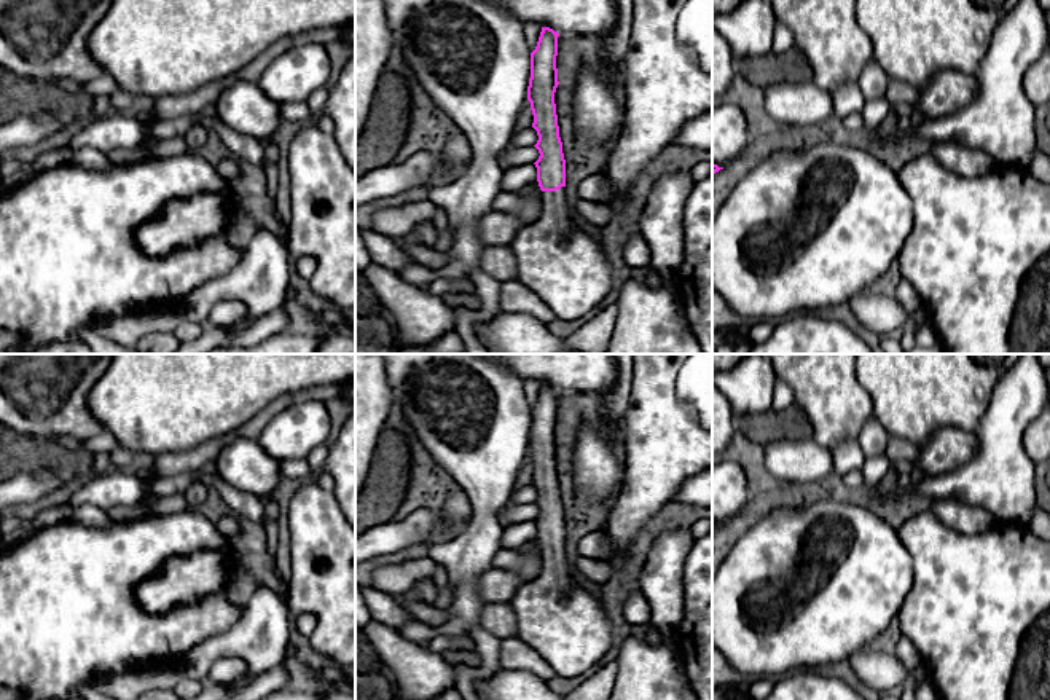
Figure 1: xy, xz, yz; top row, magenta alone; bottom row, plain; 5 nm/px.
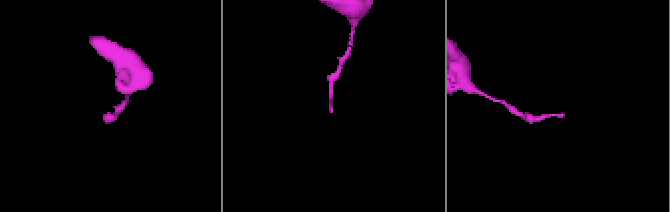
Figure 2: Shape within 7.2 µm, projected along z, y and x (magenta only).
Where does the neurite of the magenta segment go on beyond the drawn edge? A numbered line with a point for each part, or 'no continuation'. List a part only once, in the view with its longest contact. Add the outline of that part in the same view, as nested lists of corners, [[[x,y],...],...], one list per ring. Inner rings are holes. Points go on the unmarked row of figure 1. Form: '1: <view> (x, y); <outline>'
1: xz (556, 616); [[[566,544],[542,549],[540,553],[543,561],[540,574],[524,582],[510,601],[518,619],[518,638],[535,649],[558,676],[575,678],[607,654],[613,625],[602,601],[572,577],[566,561]]]

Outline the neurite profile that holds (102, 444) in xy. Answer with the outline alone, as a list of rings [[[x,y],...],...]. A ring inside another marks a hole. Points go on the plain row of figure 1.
[[[107,429],[88,440],[81,440],[81,443],[88,456],[108,454],[110,451],[121,448],[115,435]]]

